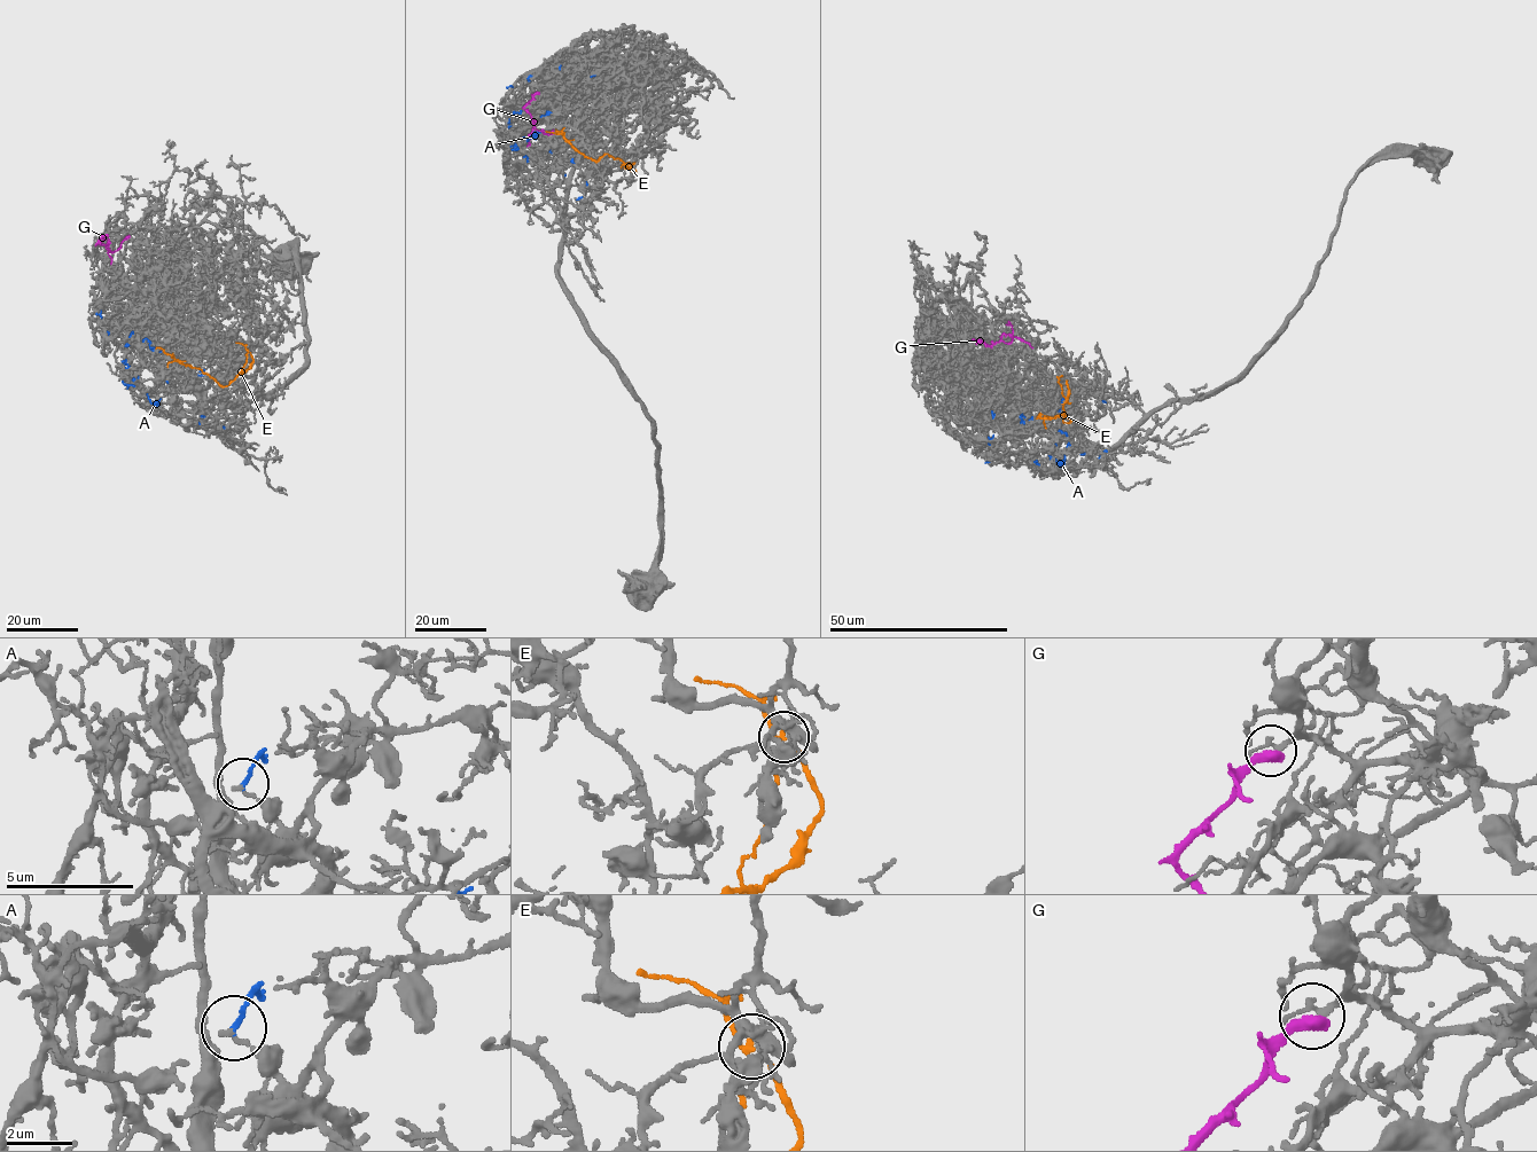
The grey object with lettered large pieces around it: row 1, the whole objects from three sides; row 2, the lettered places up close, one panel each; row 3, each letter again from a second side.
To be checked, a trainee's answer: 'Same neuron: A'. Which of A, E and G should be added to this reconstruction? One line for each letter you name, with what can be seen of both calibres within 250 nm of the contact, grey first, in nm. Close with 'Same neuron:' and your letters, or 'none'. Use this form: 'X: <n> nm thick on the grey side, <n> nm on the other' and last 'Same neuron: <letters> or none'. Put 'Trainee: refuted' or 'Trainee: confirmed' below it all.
Same neuron: none
Trainee: refuted

